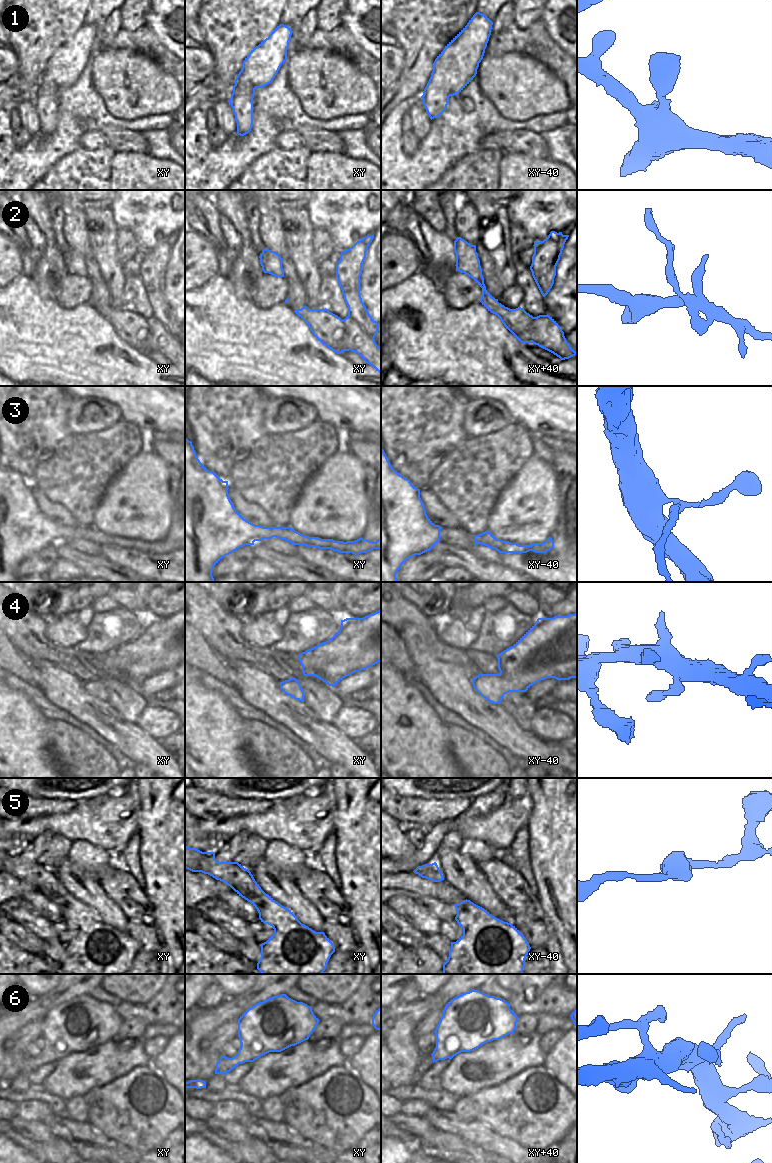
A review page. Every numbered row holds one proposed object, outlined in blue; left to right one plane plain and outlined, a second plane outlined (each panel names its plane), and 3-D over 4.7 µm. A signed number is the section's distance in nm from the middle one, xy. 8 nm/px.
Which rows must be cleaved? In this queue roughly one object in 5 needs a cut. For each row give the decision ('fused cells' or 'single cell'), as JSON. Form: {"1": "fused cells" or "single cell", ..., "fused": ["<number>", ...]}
{"1": "single cell", "2": "fused cells", "3": "single cell", "4": "single cell", "5": "single cell", "6": "single cell", "fused": ["2"]}

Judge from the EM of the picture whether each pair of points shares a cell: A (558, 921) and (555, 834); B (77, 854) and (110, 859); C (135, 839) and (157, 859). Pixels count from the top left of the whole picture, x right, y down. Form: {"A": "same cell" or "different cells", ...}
{"A": "same cell", "B": "same cell", "C": "different cells"}

